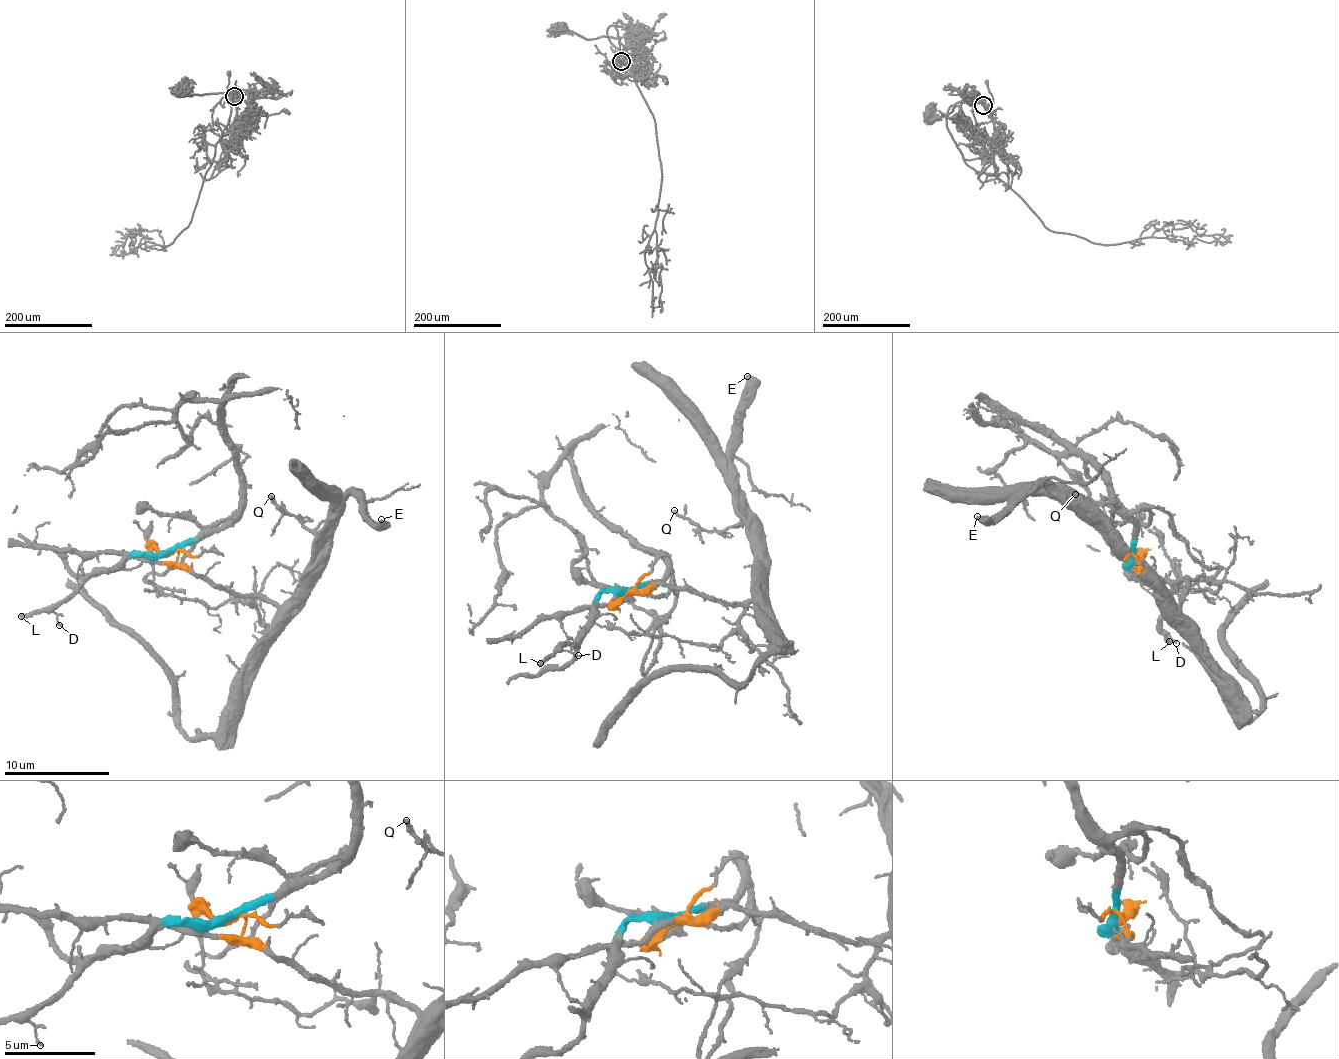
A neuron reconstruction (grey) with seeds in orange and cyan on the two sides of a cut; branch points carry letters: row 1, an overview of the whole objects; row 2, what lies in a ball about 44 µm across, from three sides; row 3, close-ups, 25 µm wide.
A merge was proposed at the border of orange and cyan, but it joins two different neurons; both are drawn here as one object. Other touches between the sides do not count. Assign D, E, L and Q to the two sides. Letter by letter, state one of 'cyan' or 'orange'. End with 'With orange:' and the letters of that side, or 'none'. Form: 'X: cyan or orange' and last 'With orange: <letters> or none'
D: cyan
E: orange
L: cyan
Q: orange
With orange: E, Q

